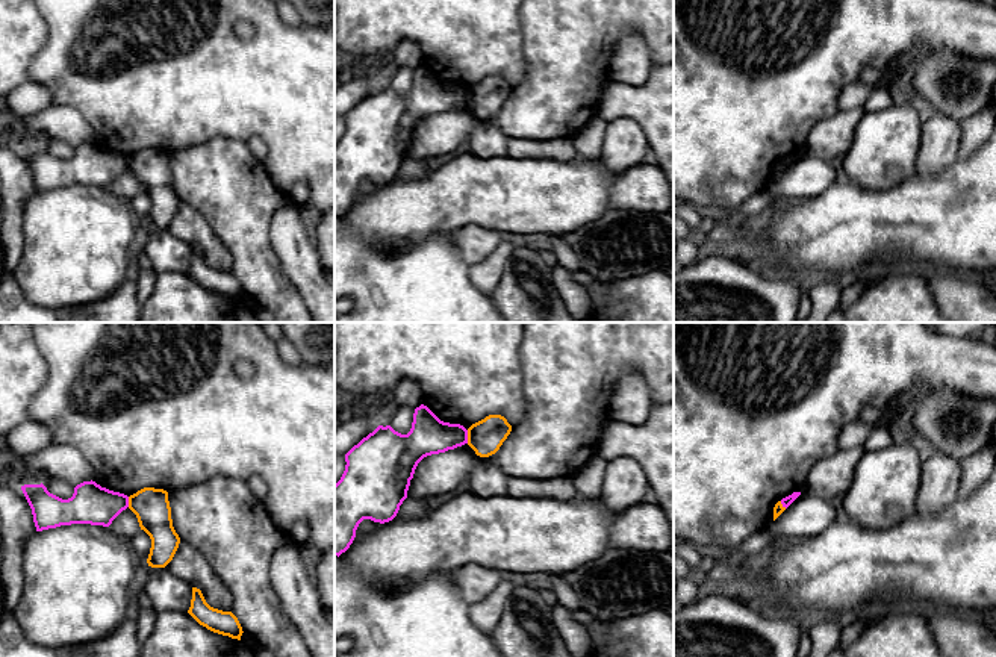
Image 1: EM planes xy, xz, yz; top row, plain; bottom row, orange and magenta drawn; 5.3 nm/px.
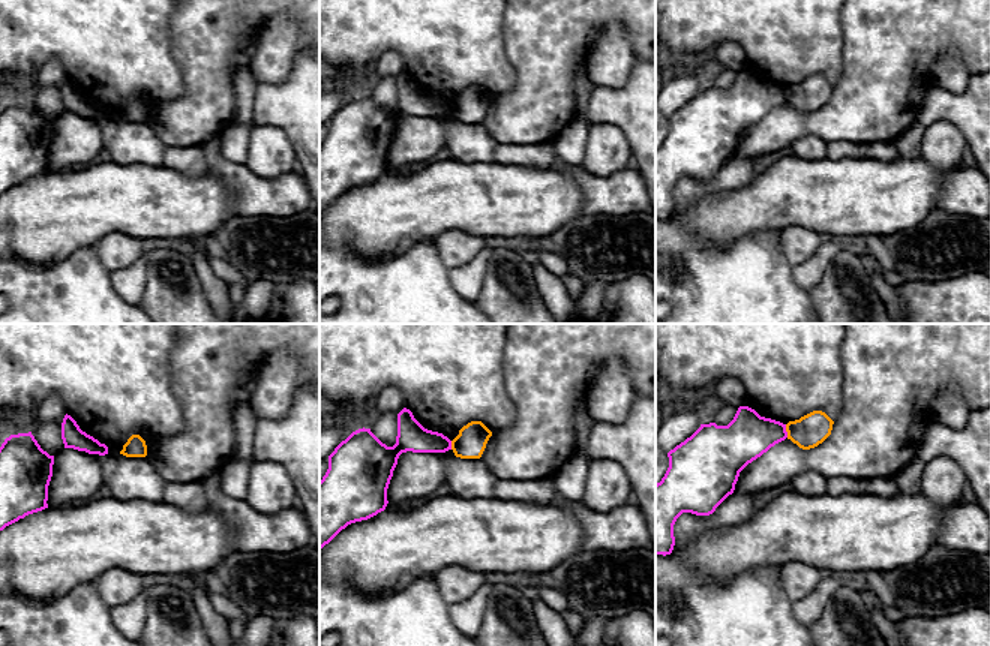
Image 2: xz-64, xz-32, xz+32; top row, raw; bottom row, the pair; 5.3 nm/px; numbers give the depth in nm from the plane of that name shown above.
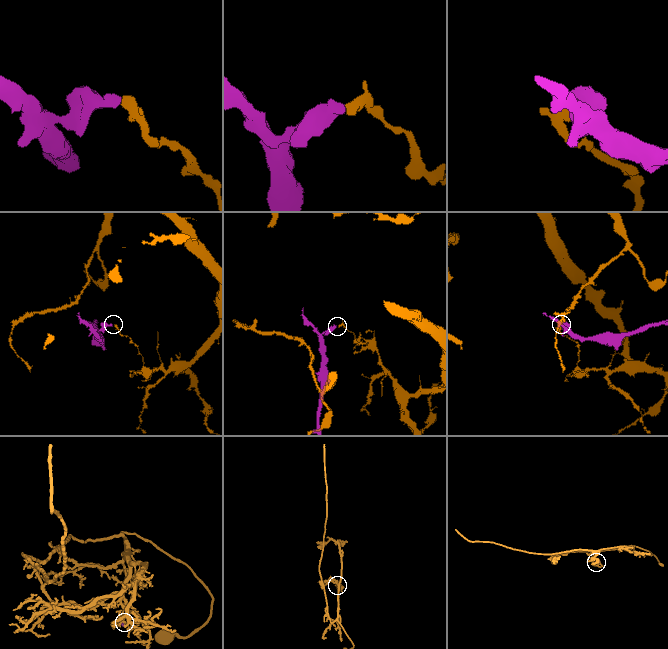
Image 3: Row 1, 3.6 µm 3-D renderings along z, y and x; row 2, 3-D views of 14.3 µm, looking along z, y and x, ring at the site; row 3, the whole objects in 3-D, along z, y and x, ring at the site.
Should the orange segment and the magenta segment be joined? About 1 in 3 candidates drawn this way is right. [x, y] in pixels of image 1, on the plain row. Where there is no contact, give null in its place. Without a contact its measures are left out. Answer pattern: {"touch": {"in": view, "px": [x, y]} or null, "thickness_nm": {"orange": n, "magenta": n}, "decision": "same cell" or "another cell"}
{"touch": {"in": "xz", "px": [468, 97]}, "thickness_nm": {"orange": 180, "magenta": 200}, "decision": "another cell"}

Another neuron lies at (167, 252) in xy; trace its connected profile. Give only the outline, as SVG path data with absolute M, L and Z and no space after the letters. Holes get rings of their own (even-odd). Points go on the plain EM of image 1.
M147 227L139 247L148 256L156 274L174 271L188 274L192 260L192 247L167 229Z

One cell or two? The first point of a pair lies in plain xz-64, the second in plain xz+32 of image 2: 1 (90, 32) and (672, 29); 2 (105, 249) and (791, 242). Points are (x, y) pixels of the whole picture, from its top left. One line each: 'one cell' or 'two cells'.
1: one cell
2: one cell

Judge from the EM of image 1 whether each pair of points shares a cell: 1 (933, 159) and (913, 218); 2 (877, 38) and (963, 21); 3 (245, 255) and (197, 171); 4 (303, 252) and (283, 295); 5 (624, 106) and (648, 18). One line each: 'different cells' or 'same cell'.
1: different cells
2: same cell
3: same cell
4: different cells
5: different cells

